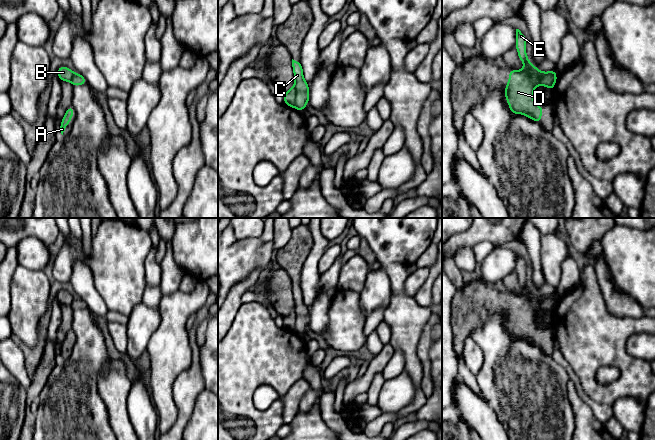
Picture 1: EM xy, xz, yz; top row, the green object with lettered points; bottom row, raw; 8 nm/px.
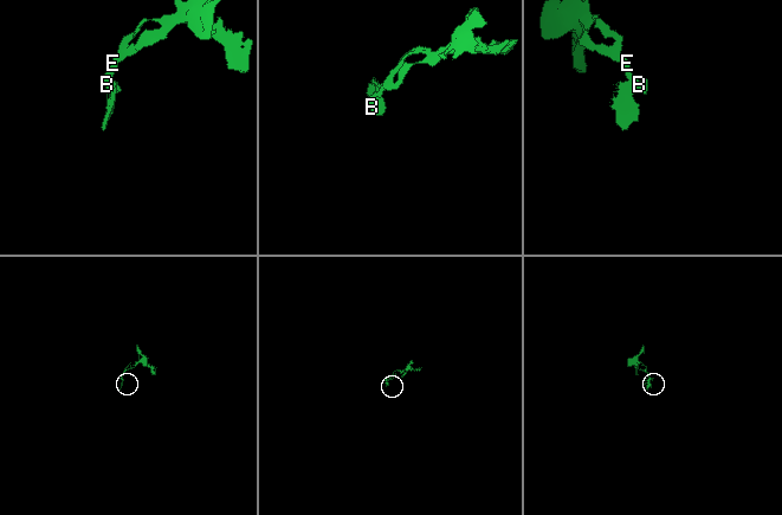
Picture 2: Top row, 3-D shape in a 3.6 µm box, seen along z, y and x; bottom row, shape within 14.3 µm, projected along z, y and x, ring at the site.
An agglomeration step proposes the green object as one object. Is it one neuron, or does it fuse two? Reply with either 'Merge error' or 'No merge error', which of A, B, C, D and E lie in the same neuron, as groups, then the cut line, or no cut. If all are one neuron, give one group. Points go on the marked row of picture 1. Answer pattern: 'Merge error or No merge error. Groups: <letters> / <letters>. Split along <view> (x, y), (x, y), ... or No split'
Merge error. Groups: A C D / B E. Split along yz (524, 68), (530, 74), (539, 77), (555, 75)

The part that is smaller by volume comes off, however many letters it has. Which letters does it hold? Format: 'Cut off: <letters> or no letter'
Cut off: A, C, D

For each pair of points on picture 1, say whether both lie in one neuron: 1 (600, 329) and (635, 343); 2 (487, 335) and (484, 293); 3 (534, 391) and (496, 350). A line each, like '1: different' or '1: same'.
1: different
2: different
3: same

